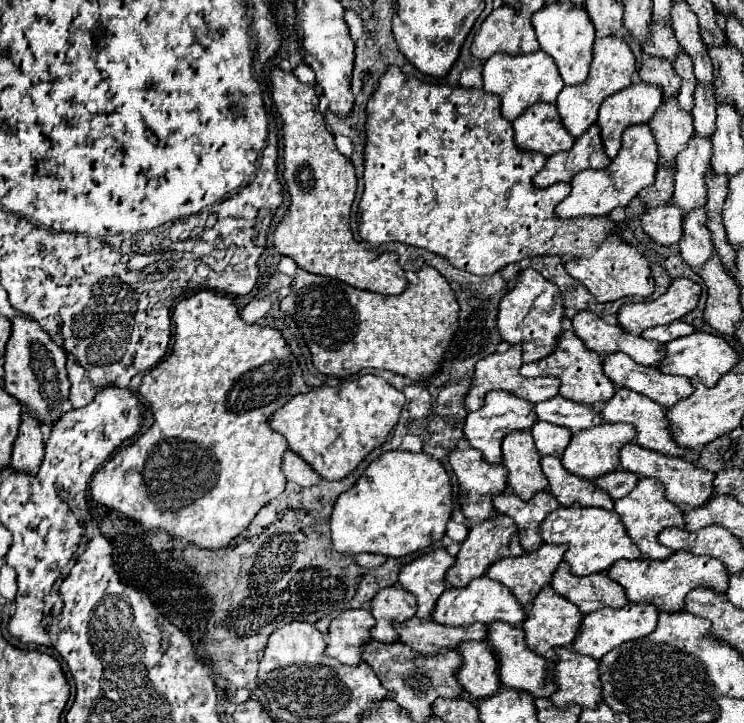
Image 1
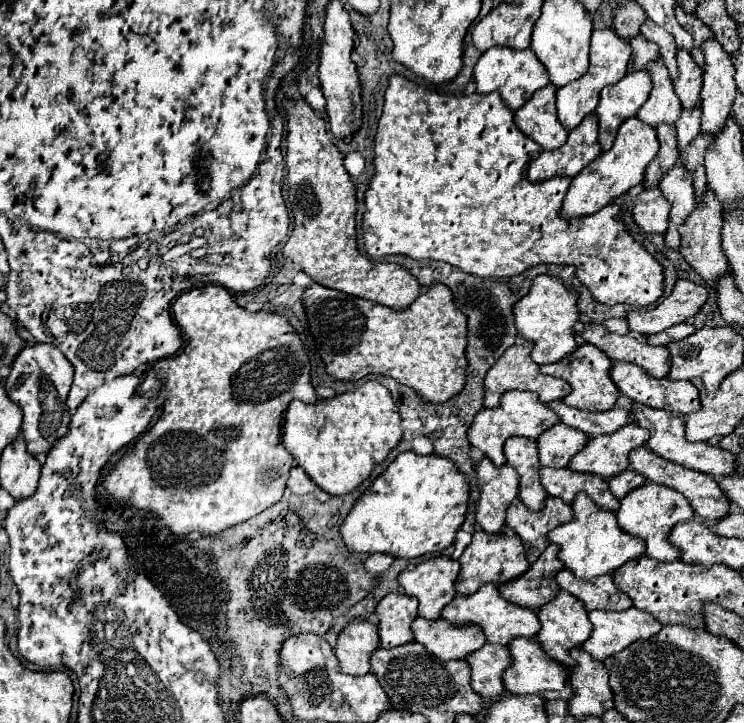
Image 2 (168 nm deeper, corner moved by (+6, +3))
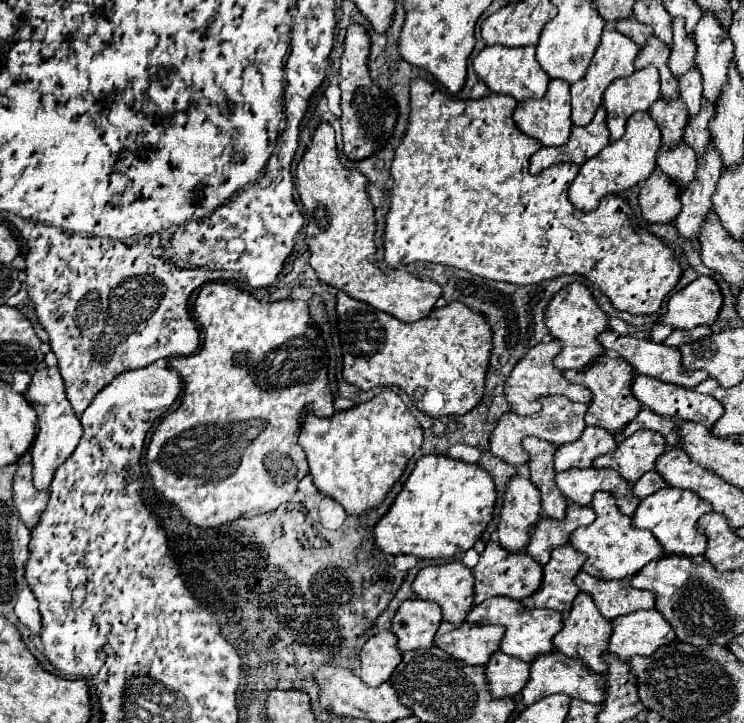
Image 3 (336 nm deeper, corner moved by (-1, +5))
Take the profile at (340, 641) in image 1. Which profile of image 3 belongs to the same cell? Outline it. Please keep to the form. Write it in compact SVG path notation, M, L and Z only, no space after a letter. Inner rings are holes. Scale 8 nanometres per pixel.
M381 631L367 639L359 653L361 669L359 677L365 685L375 687L391 677L391 671L399 665L401 653L395 647L395 635L391 631Z

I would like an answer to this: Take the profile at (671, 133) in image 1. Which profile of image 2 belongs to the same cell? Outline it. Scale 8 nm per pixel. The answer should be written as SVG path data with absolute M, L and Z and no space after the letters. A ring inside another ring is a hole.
M652 61L652 65L648 65L648 73L652 77L654 87L648 101L640 107L636 117L648 123L650 127L656 127L658 123L674 125L680 117L682 105L674 93L674 85L668 75L668 69L664 67L662 61Z

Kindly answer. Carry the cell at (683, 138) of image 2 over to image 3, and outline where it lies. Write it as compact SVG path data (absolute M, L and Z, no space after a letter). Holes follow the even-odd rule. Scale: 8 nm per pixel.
M689 71L687 75L683 75L683 79L679 79L679 87L681 87L681 101L687 105L689 111L689 119L695 117L701 109L701 99L703 99L703 89L701 89L701 75L699 71Z

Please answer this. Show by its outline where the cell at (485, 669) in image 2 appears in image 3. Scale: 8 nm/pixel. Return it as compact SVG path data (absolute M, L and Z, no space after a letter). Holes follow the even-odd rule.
M495 651L485 667L487 691L495 697L513 697L529 679L529 663L501 651Z

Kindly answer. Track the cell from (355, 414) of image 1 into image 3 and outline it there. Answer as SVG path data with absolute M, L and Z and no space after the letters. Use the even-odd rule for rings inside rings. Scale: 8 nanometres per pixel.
M391 389L331 417L307 413L299 433L299 445L307 453L313 483L319 491L339 501L351 515L359 515L383 501L421 443L421 425Z

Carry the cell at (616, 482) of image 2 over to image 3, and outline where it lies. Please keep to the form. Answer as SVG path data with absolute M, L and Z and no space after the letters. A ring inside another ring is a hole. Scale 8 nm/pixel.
M649 471L647 475L643 475L641 479L637 479L637 481L631 485L631 491L633 491L635 497L643 499L643 497L655 493L655 491L661 489L661 487L667 487L667 483L661 479L661 475L659 475L657 471Z

